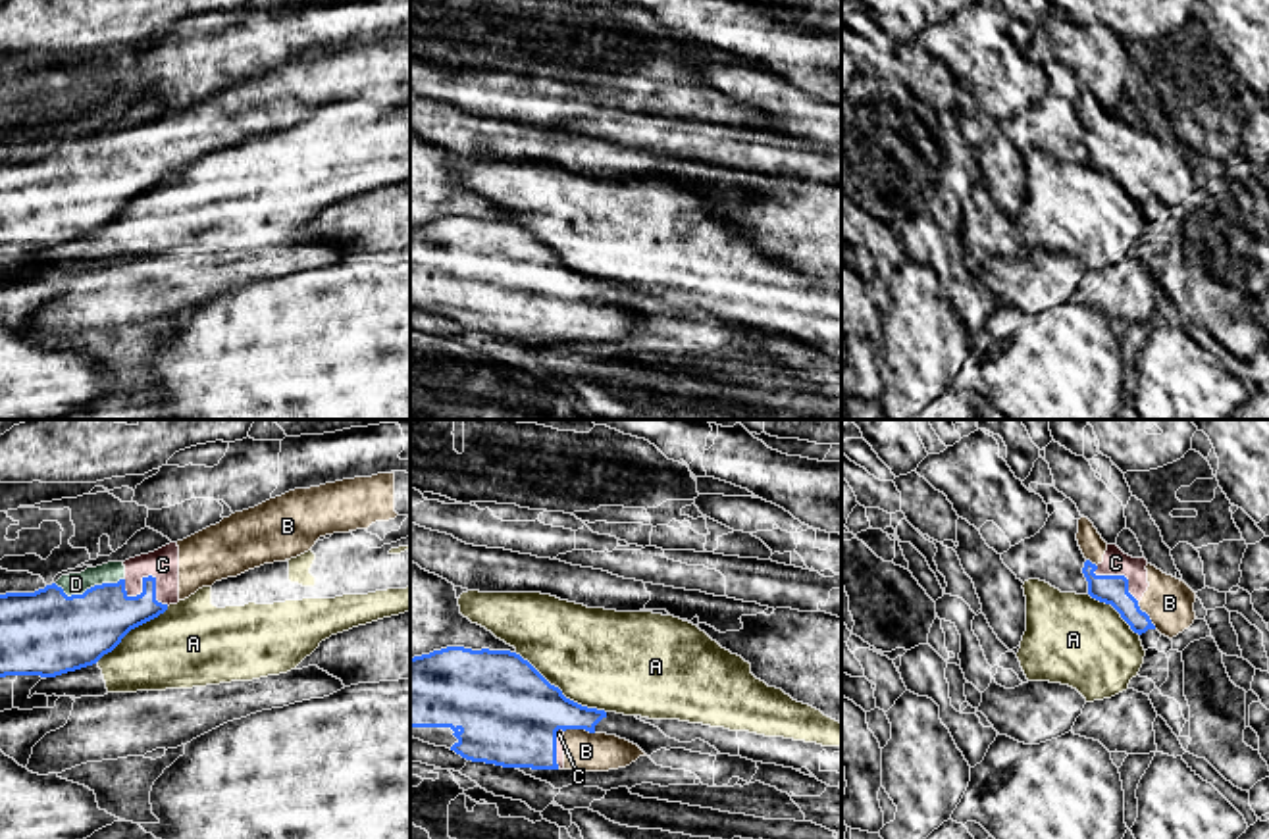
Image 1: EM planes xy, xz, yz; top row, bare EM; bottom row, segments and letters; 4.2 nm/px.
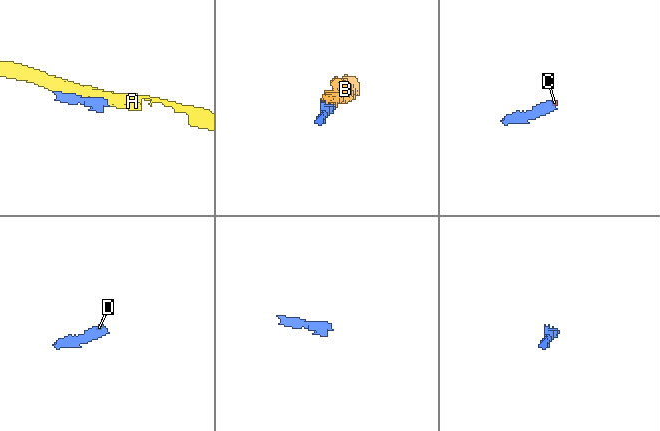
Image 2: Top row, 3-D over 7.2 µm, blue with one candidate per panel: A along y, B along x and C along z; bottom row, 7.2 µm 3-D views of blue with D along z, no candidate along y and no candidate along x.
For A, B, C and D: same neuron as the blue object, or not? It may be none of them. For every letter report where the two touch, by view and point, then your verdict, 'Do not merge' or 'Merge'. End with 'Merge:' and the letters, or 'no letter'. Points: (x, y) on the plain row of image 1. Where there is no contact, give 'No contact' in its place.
A: Touches blue at xz (561, 260). Do not merge
B: Touches blue at xz (580, 297). Merge
C: Touches blue at xy (145, 147). Merge
D: Touches blue at xy (91, 156). Merge
Merge: B, C, D

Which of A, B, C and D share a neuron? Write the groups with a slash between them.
A / B C D

